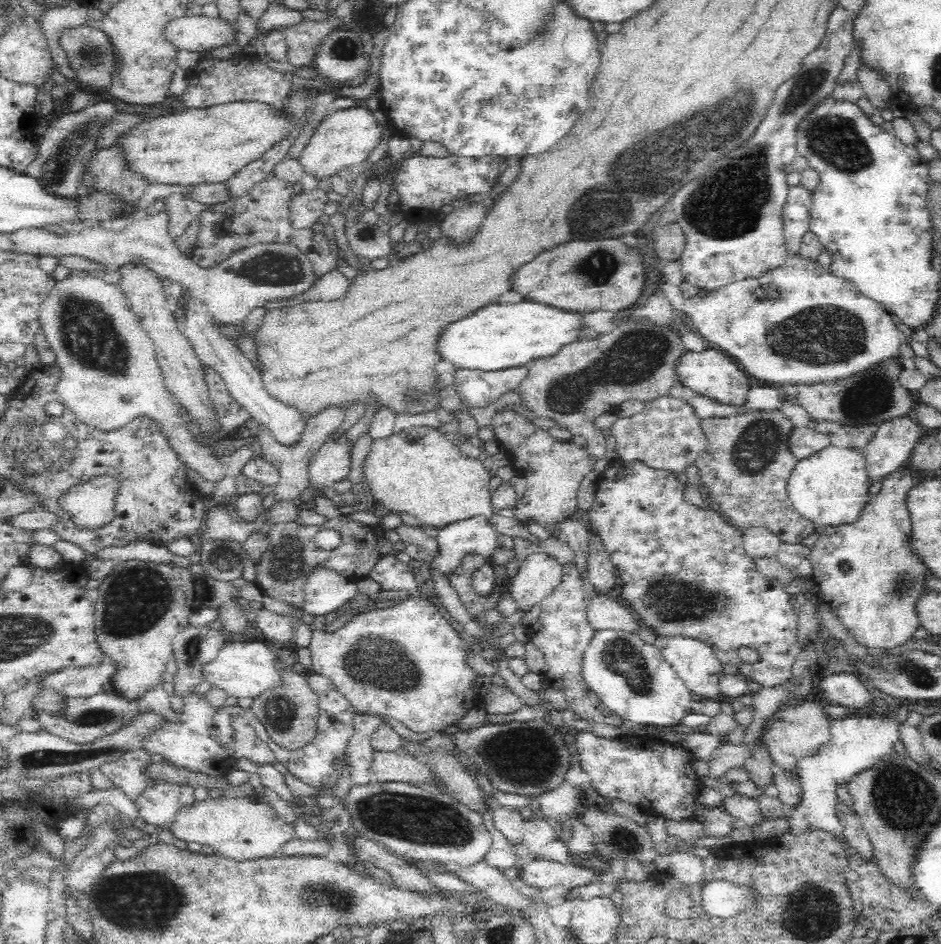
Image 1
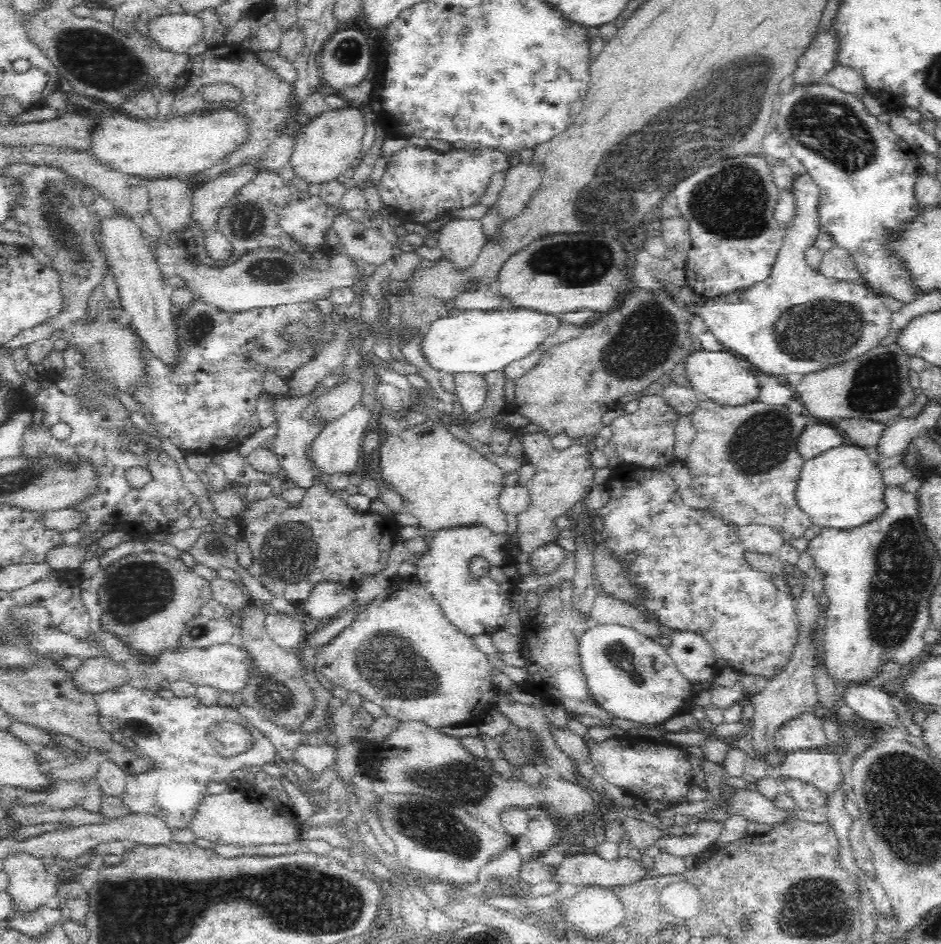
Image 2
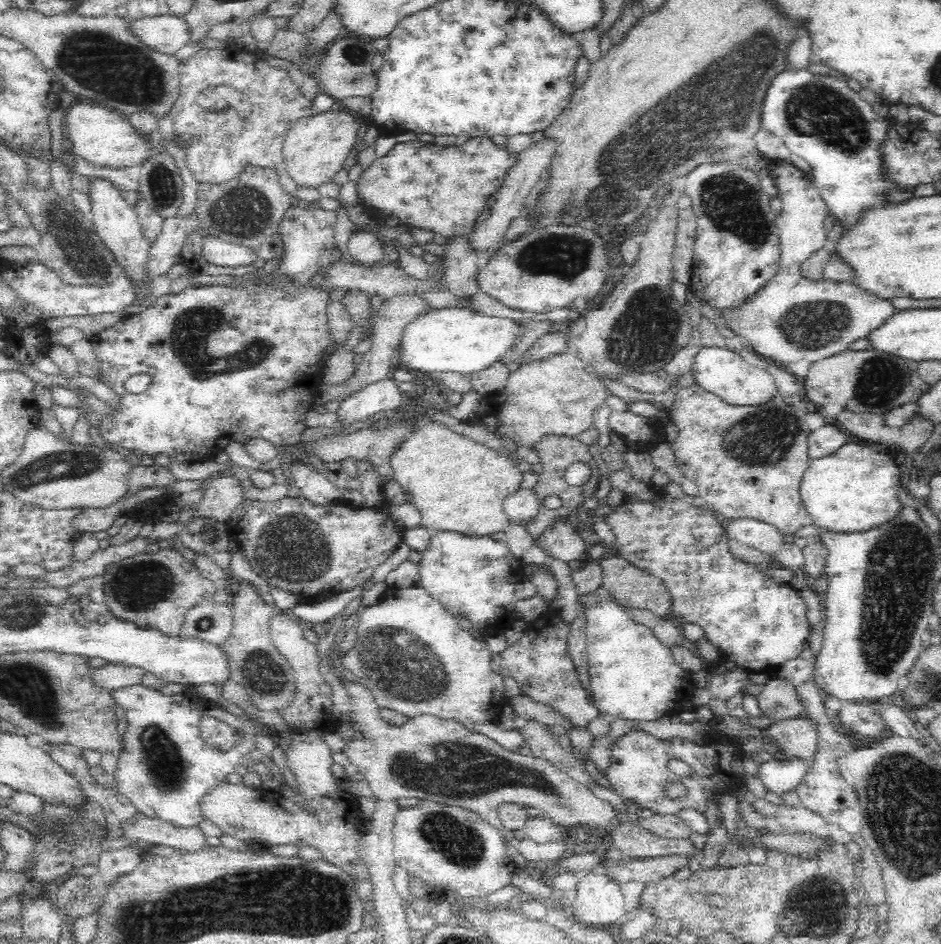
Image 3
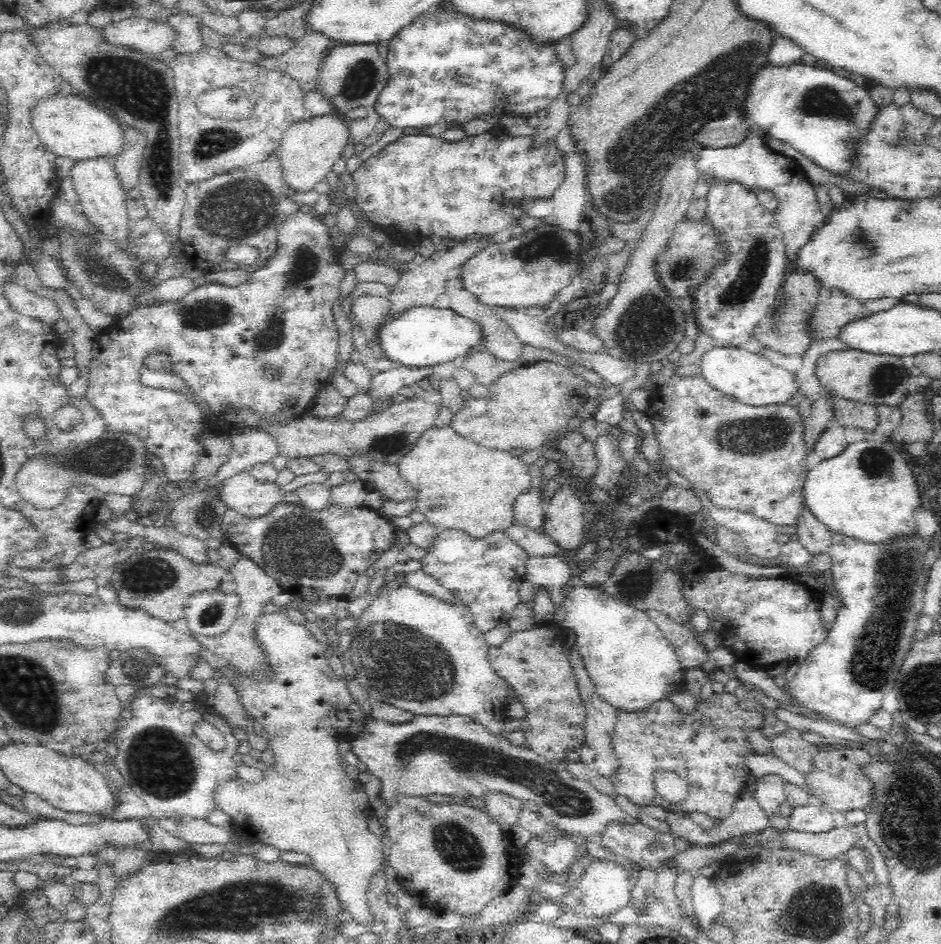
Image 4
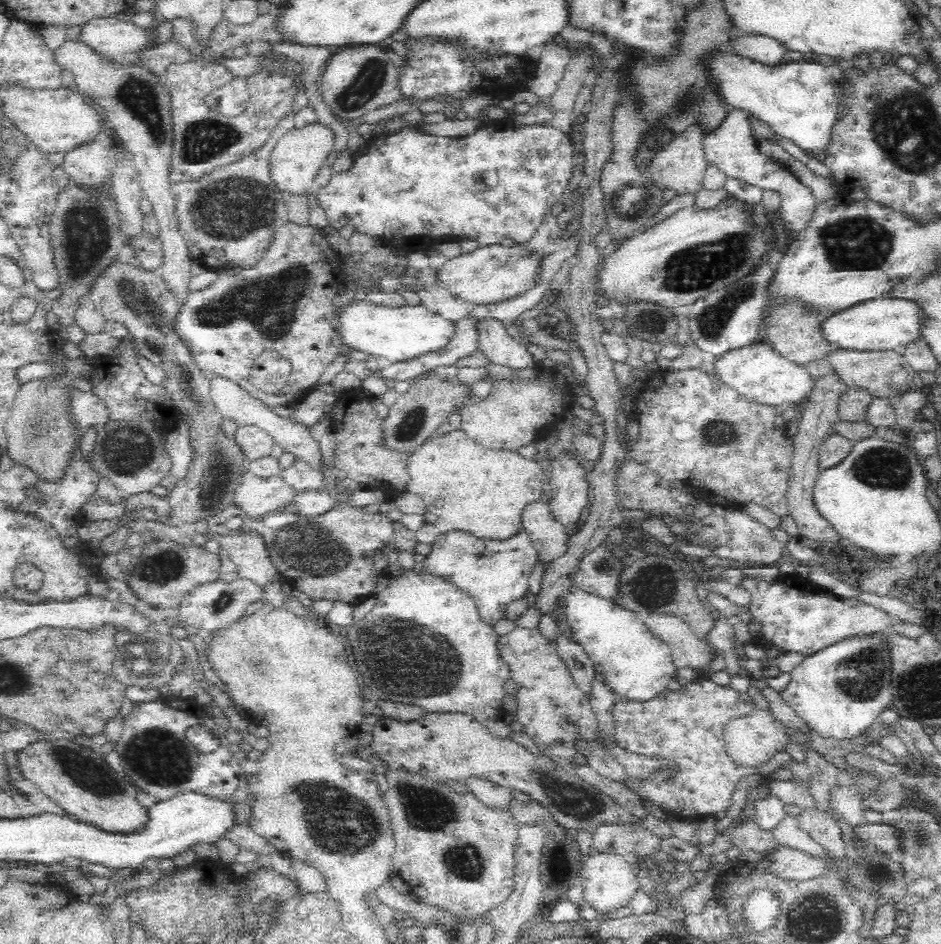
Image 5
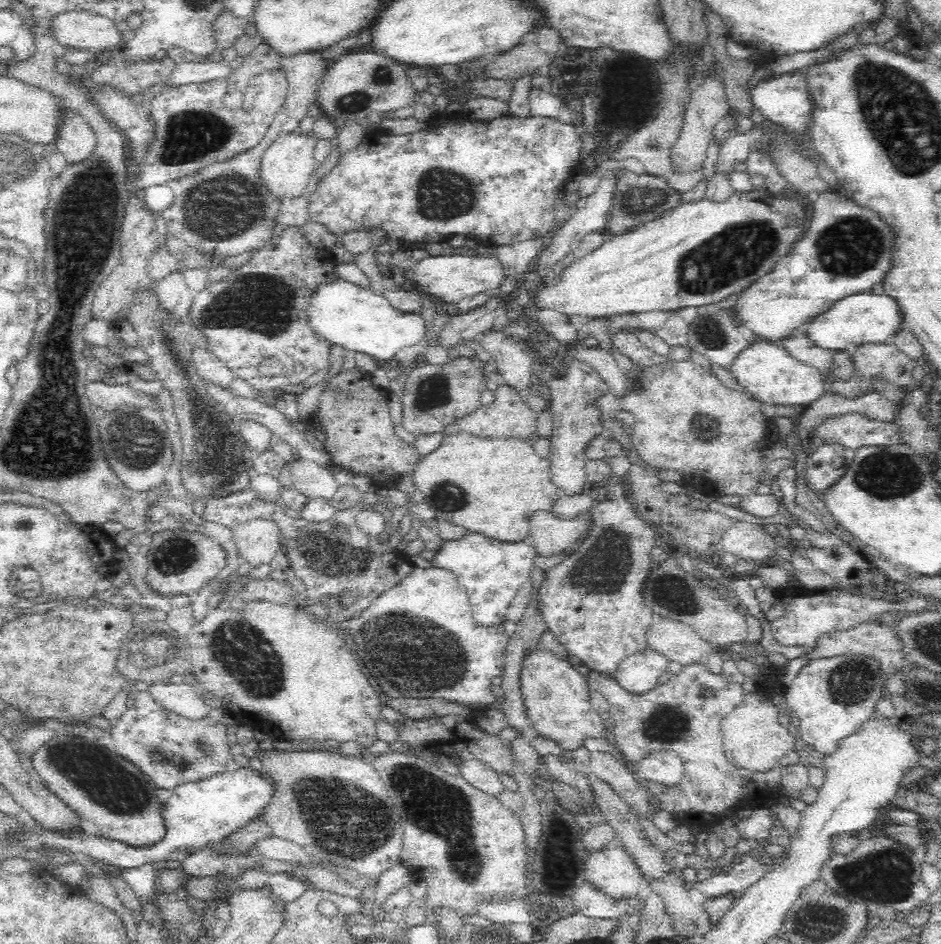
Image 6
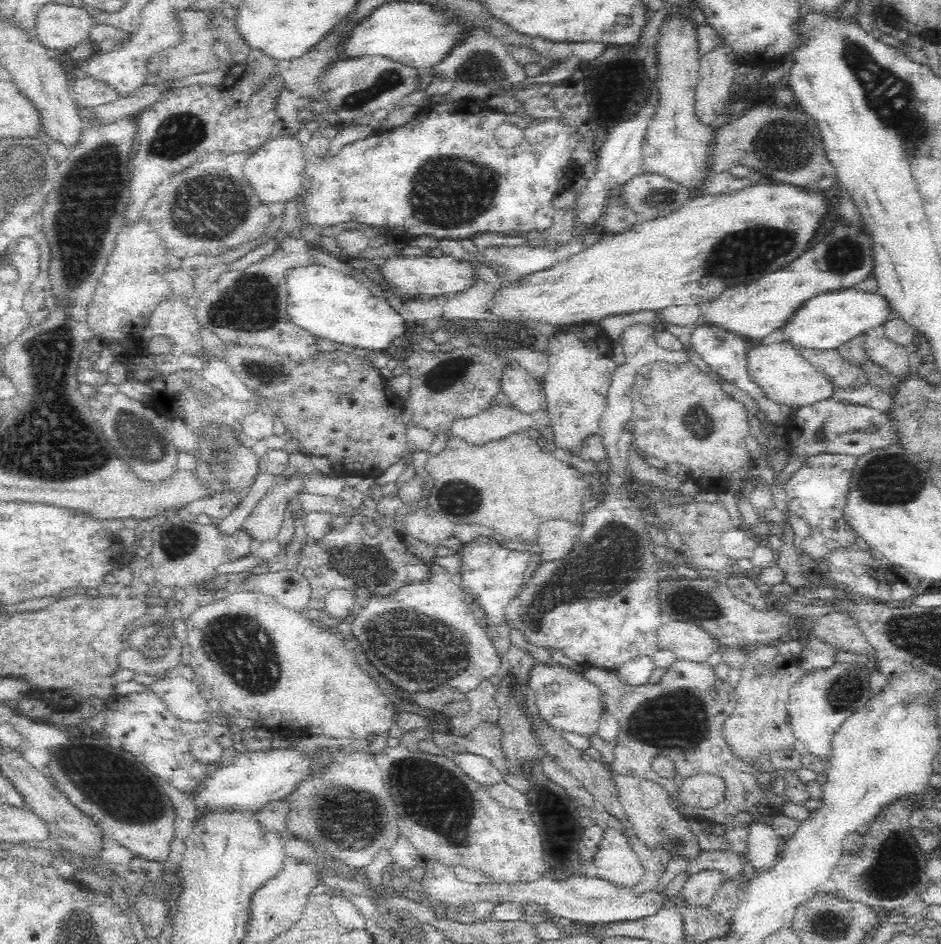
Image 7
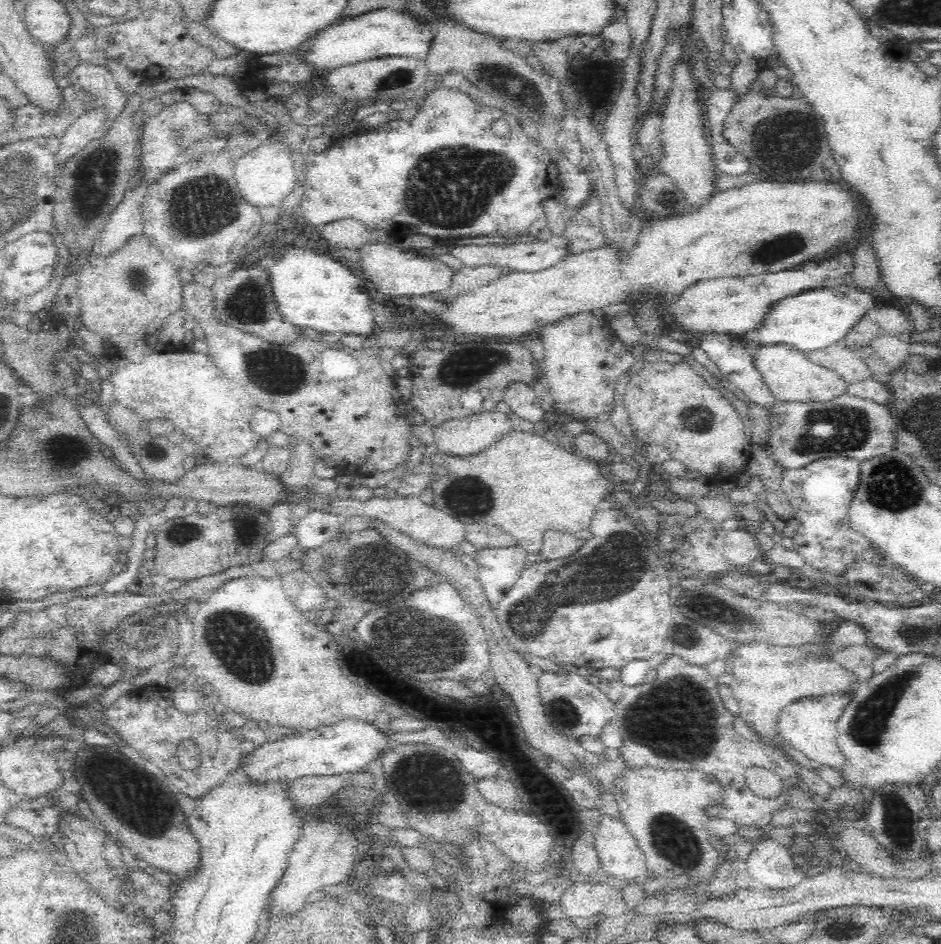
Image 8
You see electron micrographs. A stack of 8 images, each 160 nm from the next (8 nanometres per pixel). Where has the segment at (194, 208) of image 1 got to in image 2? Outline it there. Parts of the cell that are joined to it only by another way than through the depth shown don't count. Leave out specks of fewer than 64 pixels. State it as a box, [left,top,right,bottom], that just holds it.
[145,177,191,234]

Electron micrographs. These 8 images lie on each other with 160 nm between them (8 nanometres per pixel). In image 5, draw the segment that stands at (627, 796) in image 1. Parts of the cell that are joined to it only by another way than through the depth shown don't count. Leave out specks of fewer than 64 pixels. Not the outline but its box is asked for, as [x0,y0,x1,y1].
[612,670,793,817]

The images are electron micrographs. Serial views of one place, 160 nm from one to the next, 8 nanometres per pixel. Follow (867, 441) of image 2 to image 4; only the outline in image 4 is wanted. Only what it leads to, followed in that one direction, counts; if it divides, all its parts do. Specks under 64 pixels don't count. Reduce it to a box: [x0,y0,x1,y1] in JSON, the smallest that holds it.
[833,397,878,431]

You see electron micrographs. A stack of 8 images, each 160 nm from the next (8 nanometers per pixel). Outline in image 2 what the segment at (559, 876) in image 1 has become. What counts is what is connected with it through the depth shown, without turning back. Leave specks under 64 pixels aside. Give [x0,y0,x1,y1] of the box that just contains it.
[558,854,648,887]

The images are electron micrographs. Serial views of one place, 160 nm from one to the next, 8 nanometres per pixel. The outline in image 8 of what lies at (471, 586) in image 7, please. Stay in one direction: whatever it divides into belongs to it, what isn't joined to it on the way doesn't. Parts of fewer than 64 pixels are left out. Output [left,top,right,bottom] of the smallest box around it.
[476,546,526,610]

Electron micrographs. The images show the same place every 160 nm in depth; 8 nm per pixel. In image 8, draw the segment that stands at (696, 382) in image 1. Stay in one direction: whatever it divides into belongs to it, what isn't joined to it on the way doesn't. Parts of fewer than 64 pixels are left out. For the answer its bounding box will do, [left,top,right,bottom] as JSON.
[753,344,849,402]

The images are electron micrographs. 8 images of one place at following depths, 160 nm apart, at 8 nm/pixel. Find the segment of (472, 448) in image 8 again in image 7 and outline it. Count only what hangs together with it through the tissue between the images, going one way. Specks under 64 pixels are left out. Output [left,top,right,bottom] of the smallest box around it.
[448,405,540,446]

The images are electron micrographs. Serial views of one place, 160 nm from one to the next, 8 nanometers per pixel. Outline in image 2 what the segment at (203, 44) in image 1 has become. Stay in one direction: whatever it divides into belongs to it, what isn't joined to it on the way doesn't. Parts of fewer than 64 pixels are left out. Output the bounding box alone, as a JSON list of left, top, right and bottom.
[148,13,204,54]

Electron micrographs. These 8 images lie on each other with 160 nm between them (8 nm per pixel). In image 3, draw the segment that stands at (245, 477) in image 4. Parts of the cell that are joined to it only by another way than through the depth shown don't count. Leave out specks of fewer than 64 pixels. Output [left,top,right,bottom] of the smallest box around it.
[194,475,248,523]

